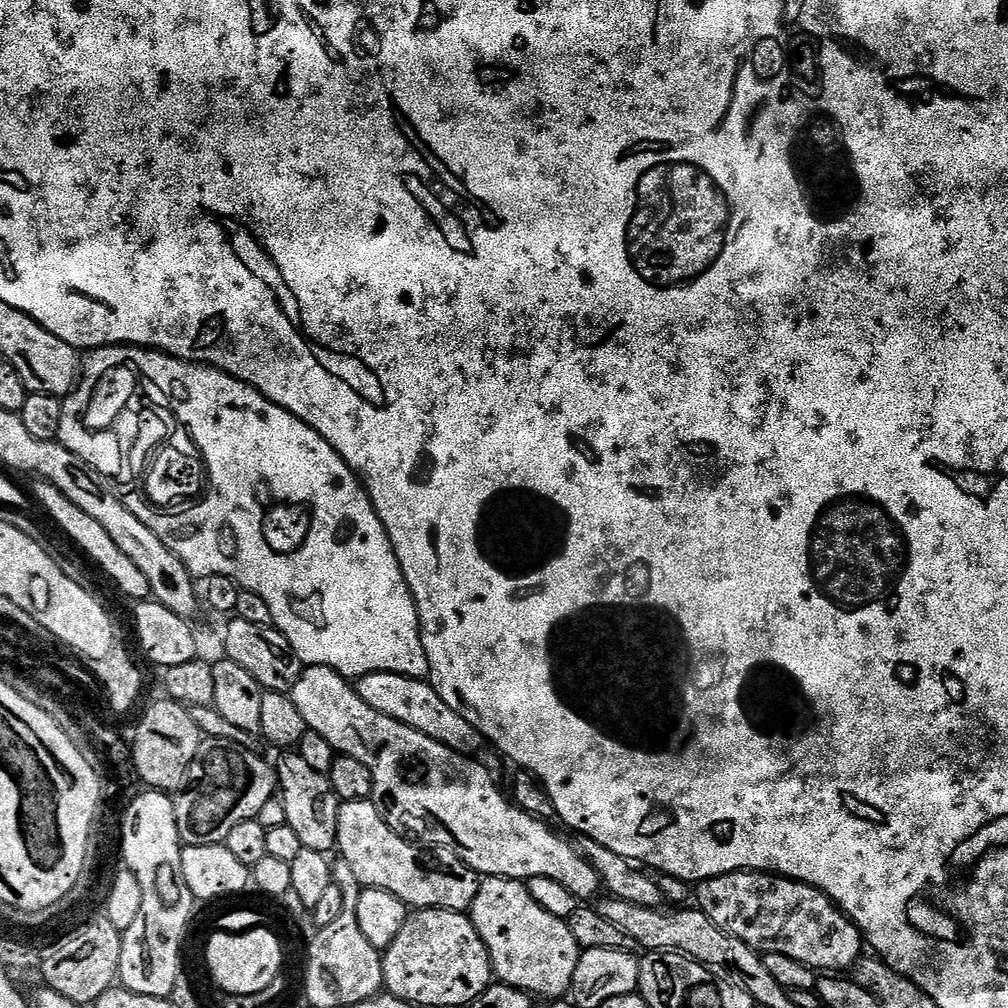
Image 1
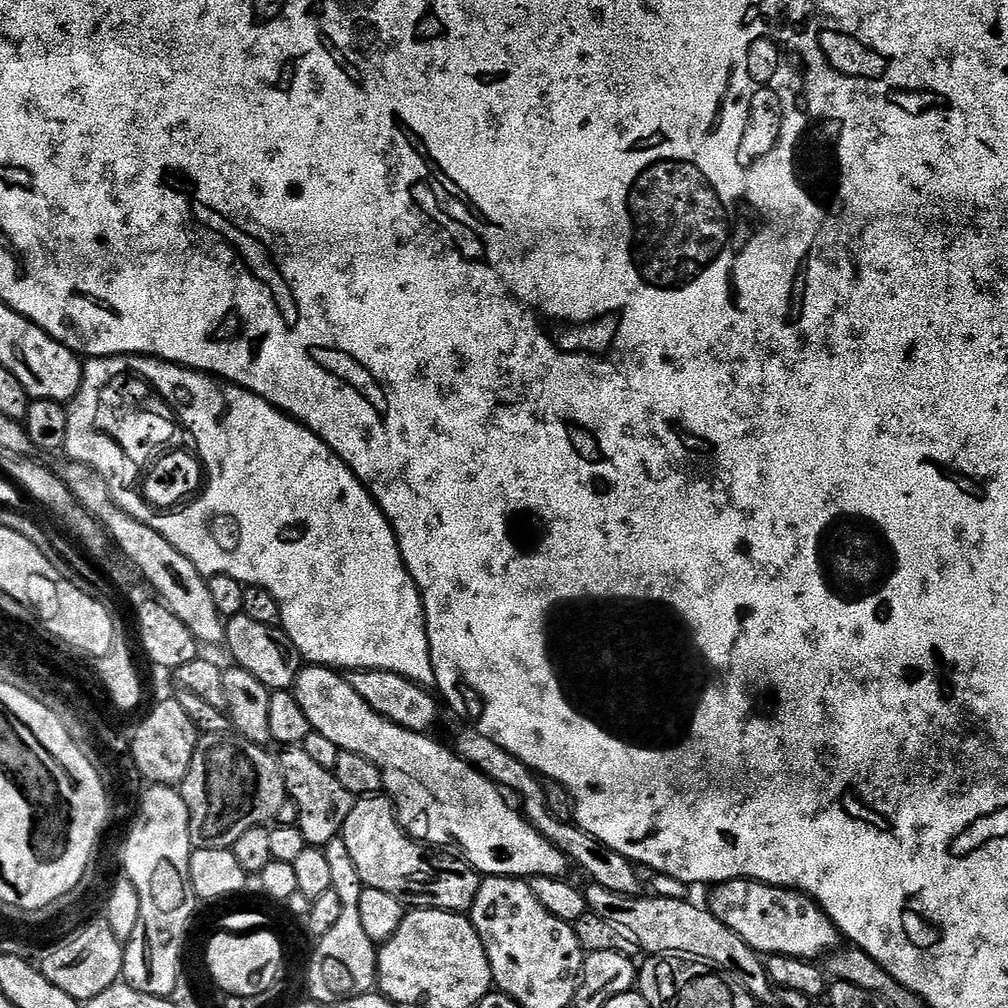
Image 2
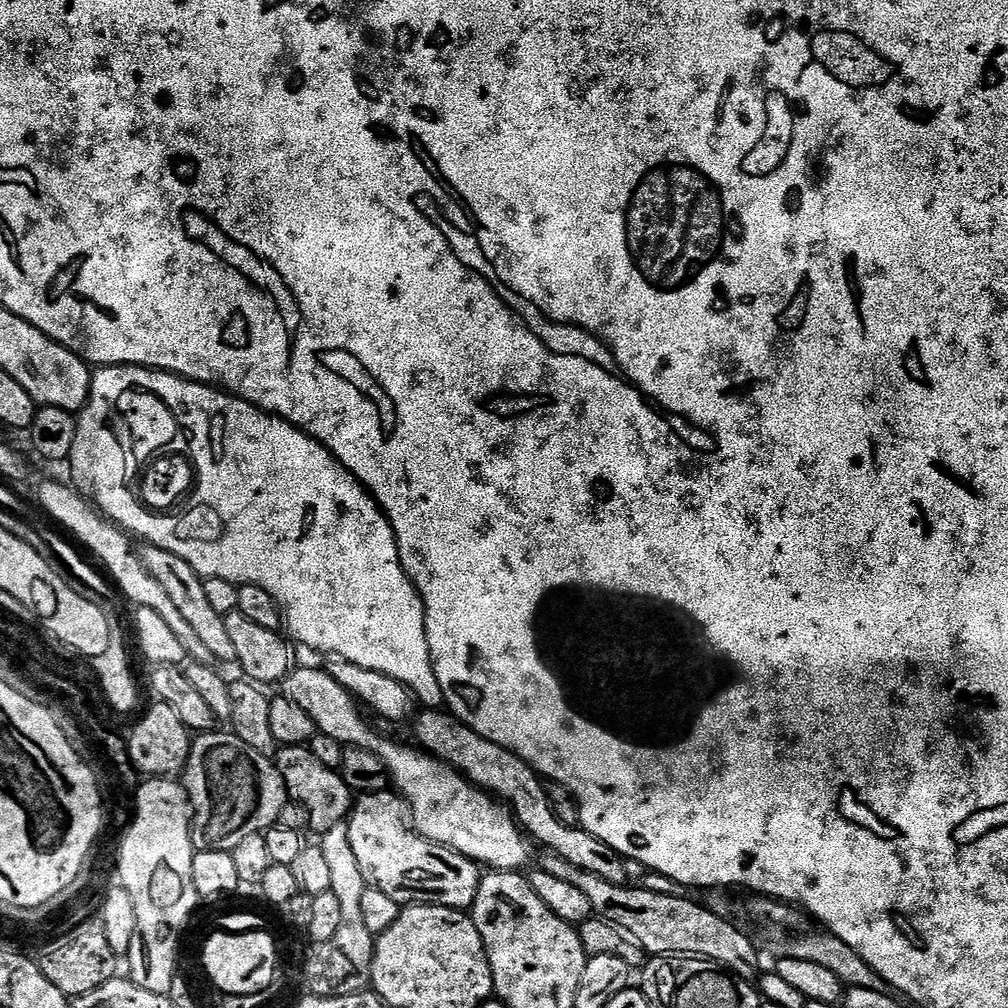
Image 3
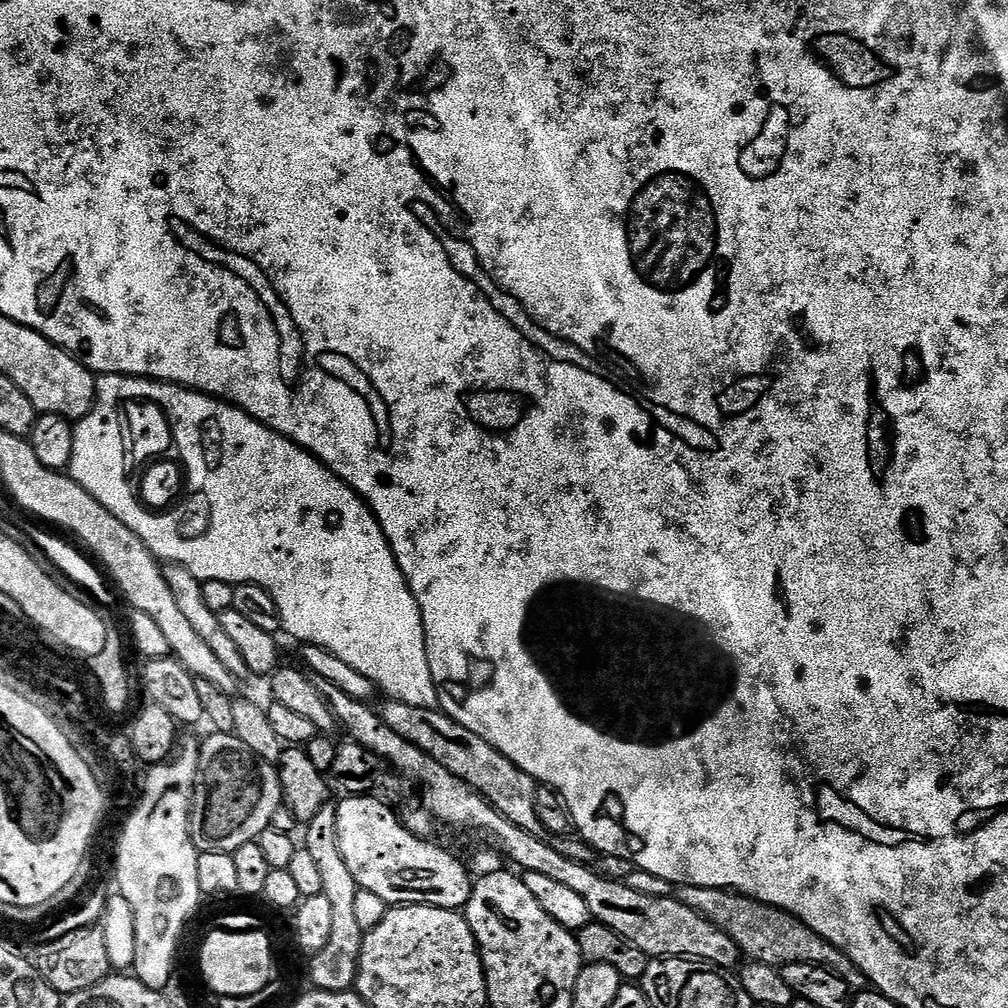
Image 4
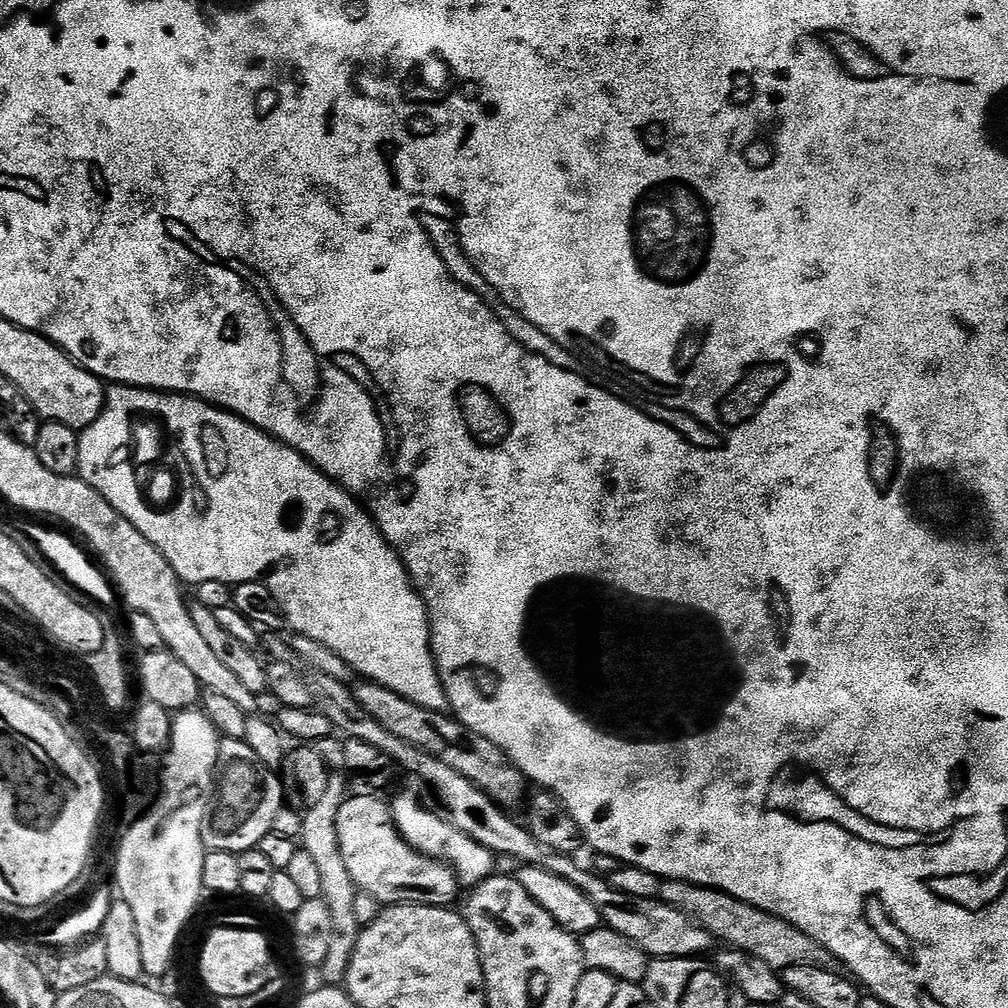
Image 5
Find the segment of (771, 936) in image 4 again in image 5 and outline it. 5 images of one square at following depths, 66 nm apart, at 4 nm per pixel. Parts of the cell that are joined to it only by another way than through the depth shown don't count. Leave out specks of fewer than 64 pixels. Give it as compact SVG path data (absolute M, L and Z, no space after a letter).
M664 880L661 883L659 899L691 916L696 923L704 927L717 941L725 940L737 952L745 952L754 958L762 958L766 966L783 970L790 966L818 966L822 970L830 970L830 974L848 976L849 970L842 961L834 958L826 946L814 942L810 934L802 934L798 926L770 914L766 910L758 910L730 894L720 892L717 888L701 888L688 884L685 880Z

